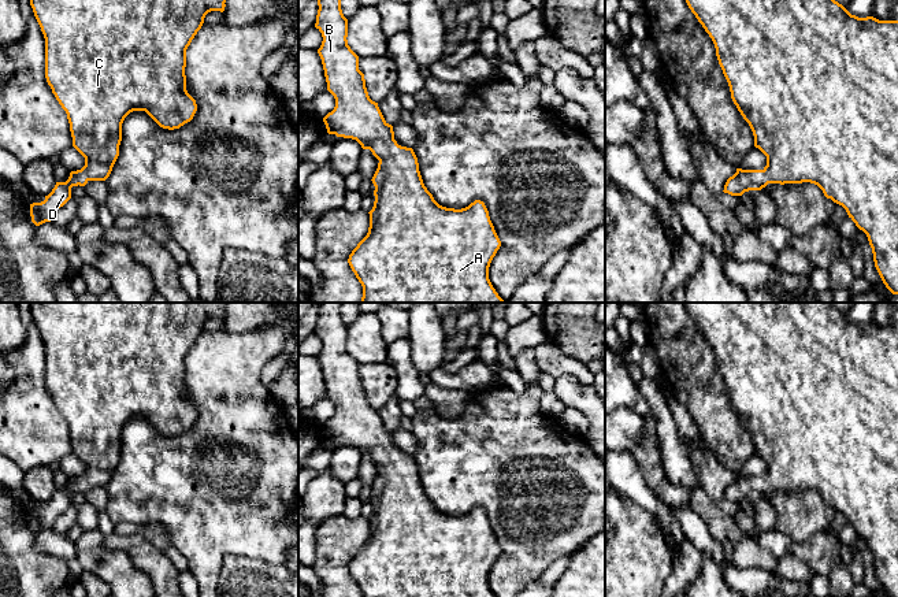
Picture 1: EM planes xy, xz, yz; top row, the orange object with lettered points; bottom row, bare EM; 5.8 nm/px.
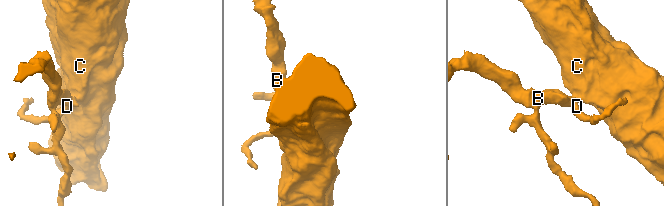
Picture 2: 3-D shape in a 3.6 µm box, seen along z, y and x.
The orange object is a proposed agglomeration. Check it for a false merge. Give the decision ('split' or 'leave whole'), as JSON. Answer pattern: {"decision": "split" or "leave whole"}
{"decision": "leave whole"}

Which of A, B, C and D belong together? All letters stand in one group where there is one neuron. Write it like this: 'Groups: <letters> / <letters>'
Groups: A B C D

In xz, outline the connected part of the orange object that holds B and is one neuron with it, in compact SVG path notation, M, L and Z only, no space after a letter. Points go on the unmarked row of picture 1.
M319 303L318 305L319 316L315 334L323 344L318 360L322 366L327 397L335 405L334 416L323 424L323 429L329 441L356 446L363 456L370 456L379 467L371 486L375 493L375 508L368 519L368 539L348 566L352 578L363 597L496 597L489 586L489 574L501 548L485 509L475 507L461 516L446 515L439 512L427 497L413 456L397 450L393 433L385 427L378 409L368 403L364 381L359 377L359 363L348 352L348 326L341 316L341 304Z

